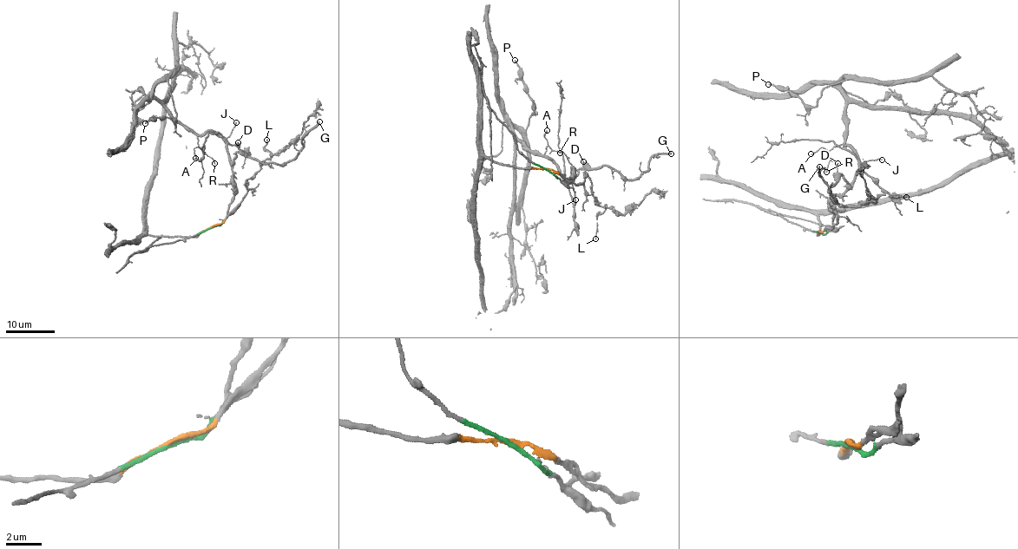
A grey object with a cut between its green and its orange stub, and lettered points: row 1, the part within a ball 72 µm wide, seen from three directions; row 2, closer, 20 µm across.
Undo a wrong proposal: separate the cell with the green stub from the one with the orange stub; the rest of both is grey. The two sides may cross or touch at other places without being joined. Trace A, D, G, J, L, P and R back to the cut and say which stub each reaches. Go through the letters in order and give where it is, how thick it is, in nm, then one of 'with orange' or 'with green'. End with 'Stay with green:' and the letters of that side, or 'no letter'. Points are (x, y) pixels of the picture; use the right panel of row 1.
A: at (811, 153); 130 nm thick; with green
D: at (837, 163); 100 nm thick; with green
G: at (819, 166); 320 nm thick; with green
J: at (882, 160); 110 nm thick; with green
L: at (906, 197); 140 nm thick; with orange
P: at (768, 84); 150 nm thick; with green
R: at (826, 172); 130 nm thick; with green
Stay with green: A, D, G, J, P, R

